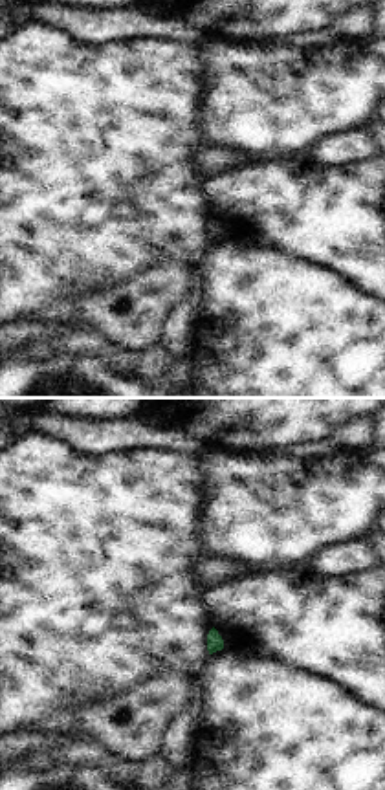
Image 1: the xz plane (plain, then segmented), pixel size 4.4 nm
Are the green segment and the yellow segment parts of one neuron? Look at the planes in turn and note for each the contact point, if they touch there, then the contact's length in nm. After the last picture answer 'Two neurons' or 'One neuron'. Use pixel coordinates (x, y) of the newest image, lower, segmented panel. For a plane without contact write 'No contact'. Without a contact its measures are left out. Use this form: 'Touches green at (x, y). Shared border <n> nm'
No contact.

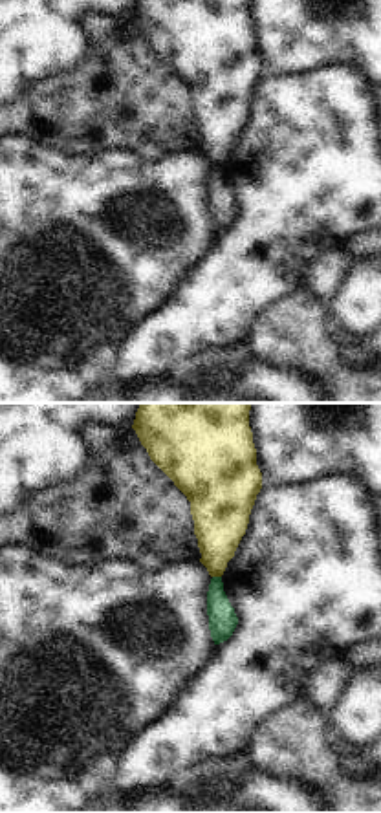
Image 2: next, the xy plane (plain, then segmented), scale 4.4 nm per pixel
Touches green at (217, 577). Shared border 40 nm.

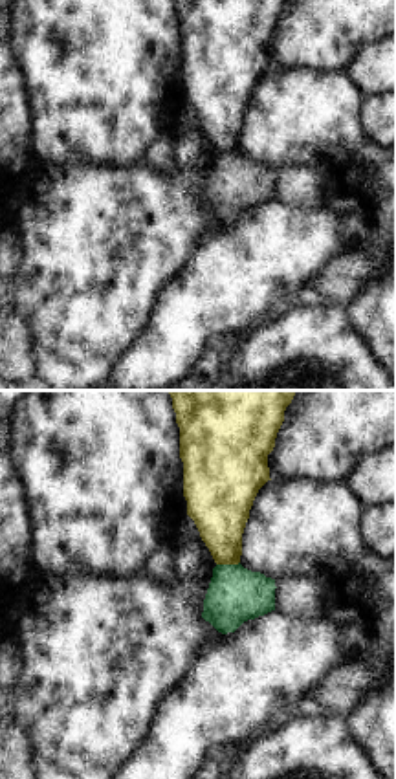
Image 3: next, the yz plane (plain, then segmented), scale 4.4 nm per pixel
Touches green at (228, 565). Shared border 110 nm.

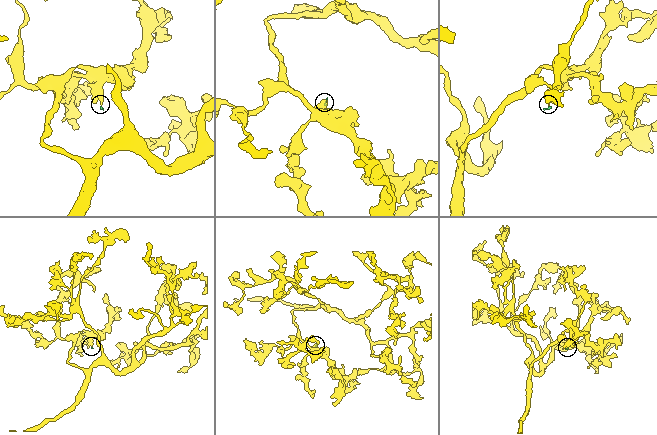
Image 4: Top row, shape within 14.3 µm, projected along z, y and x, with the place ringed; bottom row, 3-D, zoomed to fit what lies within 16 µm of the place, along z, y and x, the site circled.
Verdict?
Two neurons.

